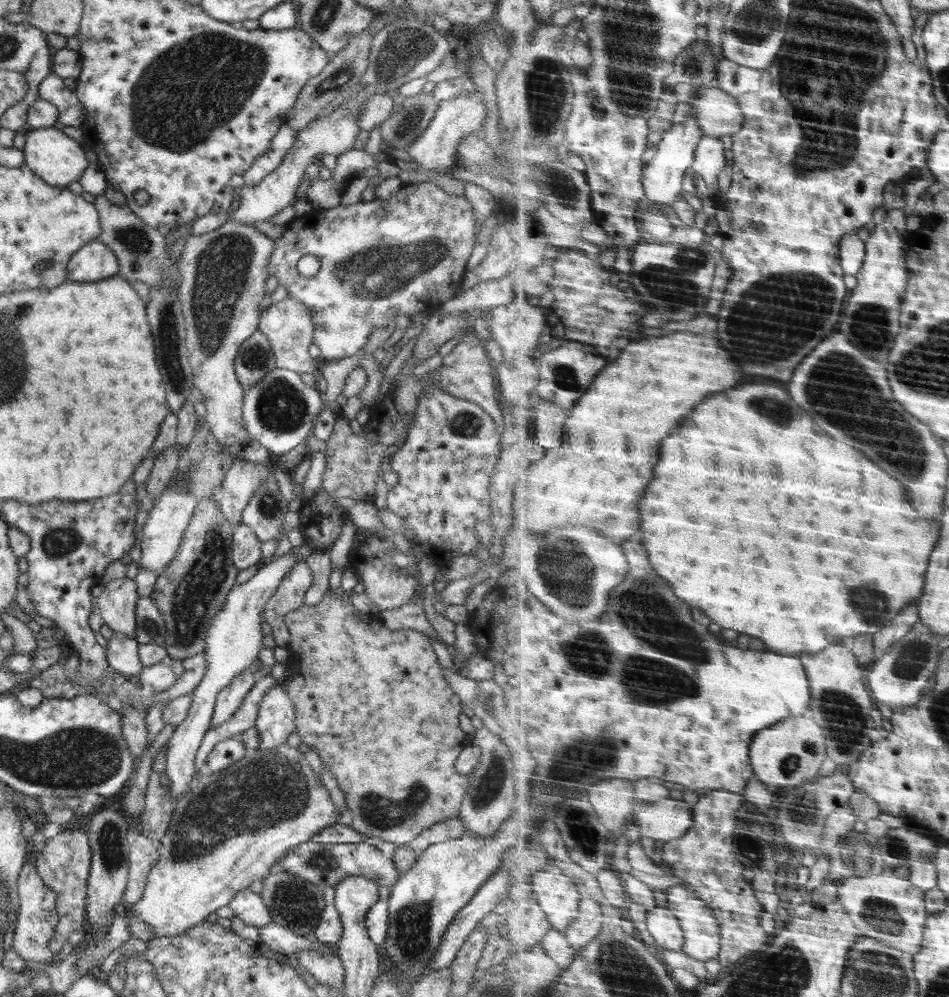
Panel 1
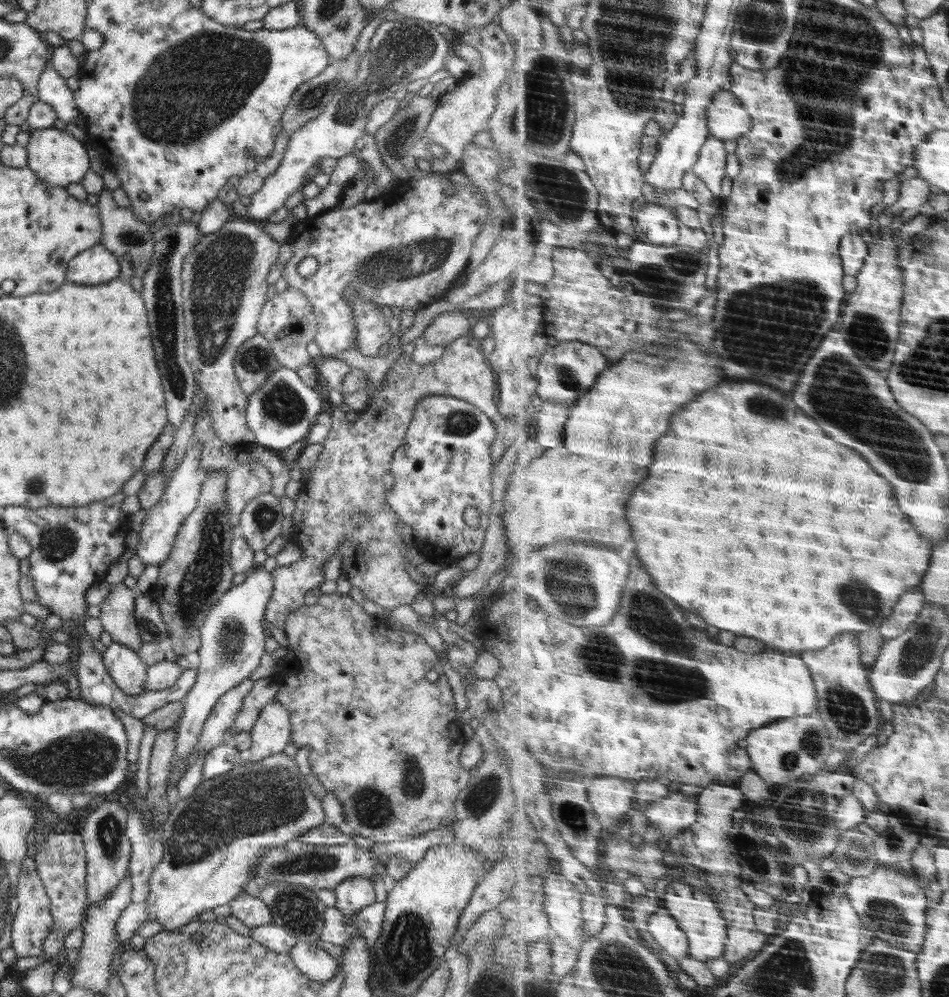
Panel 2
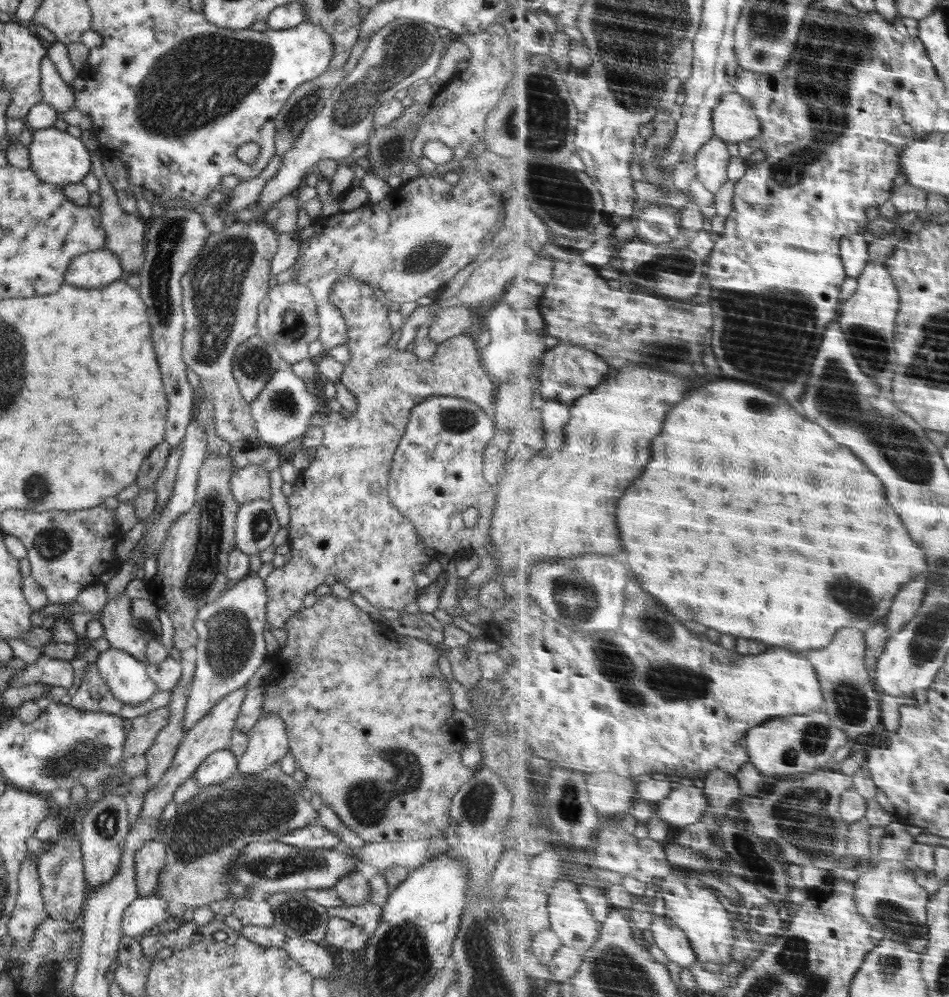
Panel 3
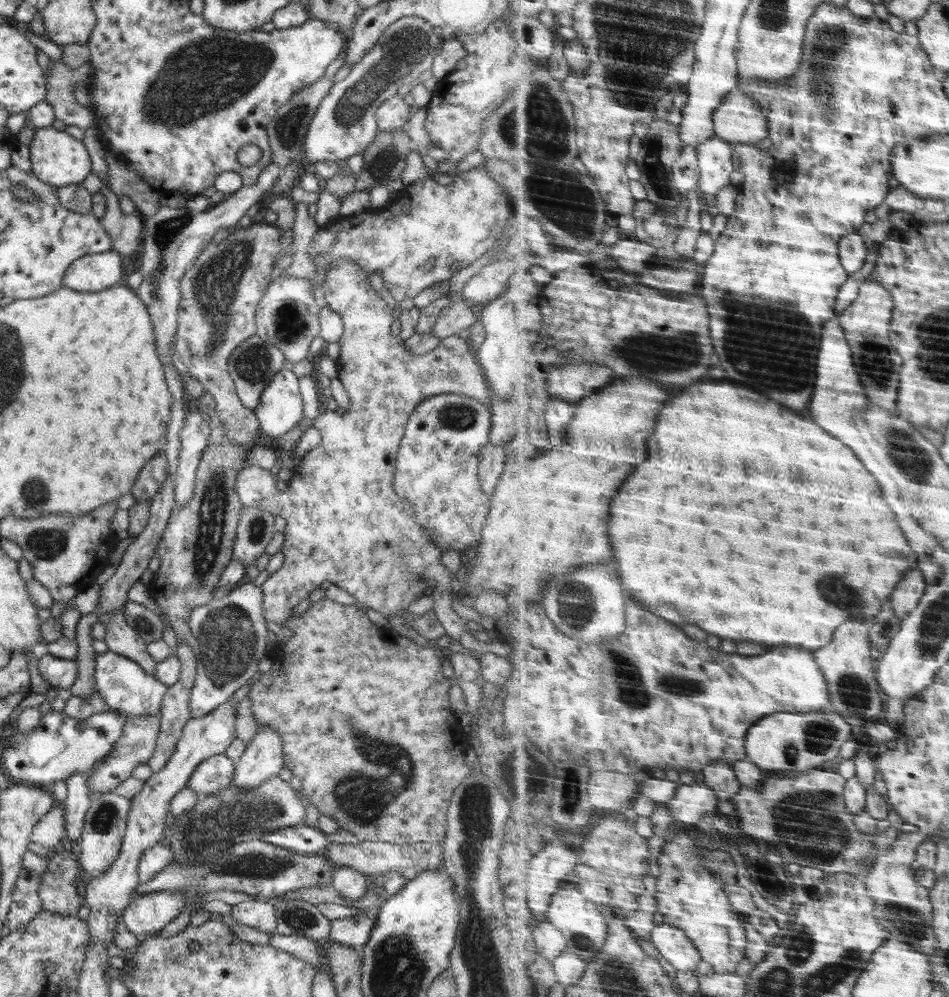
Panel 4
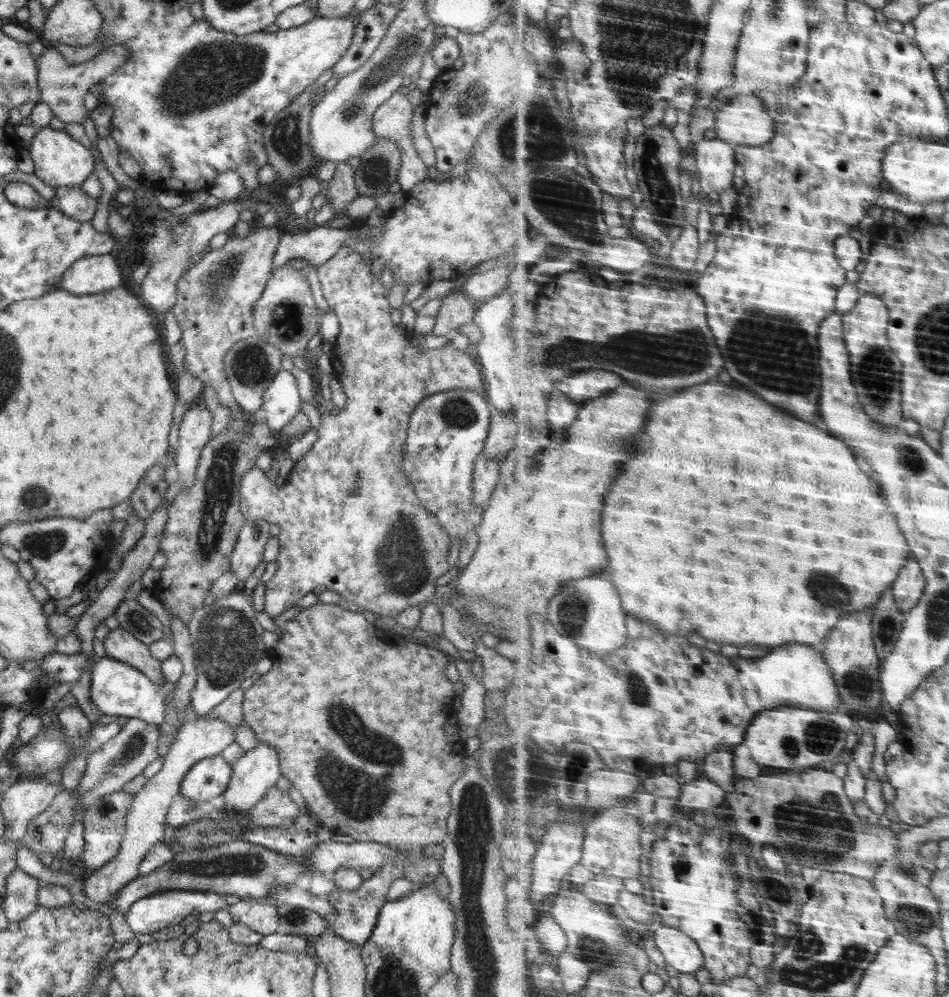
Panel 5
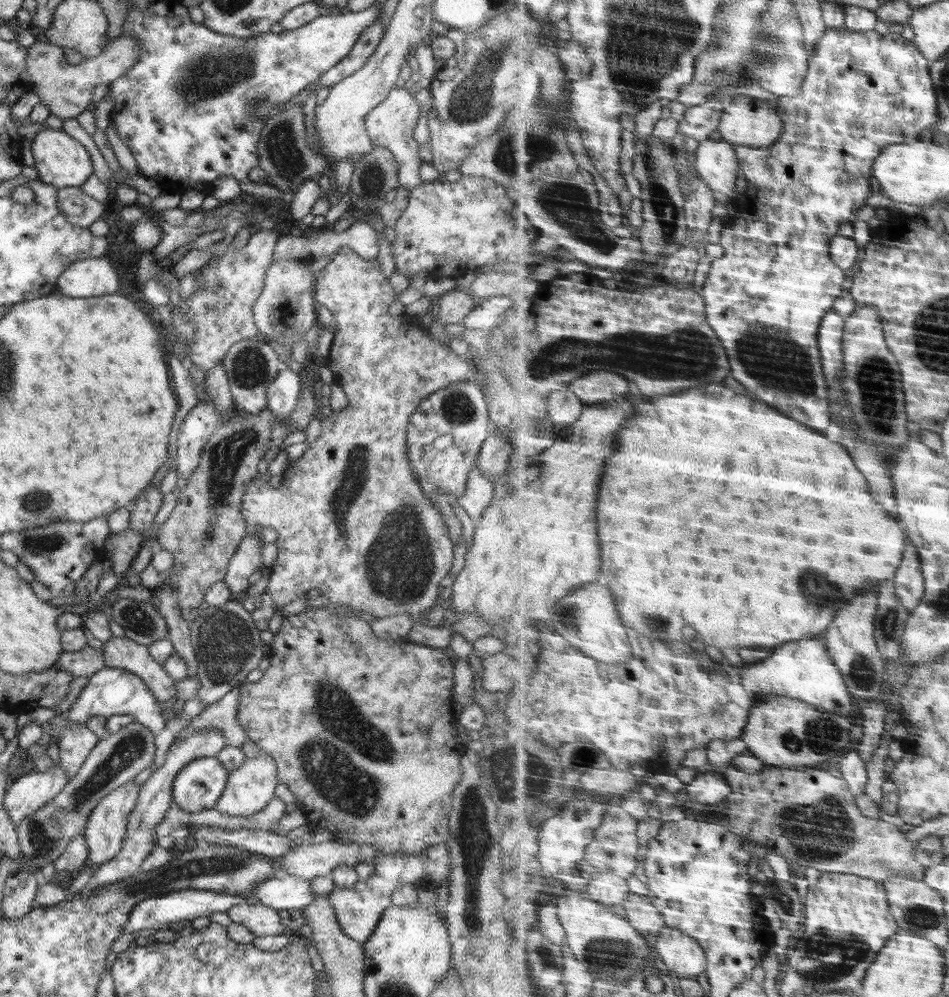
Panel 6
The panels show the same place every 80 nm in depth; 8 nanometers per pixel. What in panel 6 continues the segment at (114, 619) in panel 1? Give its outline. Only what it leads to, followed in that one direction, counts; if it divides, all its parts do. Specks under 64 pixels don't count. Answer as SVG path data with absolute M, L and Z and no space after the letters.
M126 636L112 637L104 643L103 655L106 667L130 671L144 681L150 692L157 697L166 721L176 717L172 712L172 706L177 700L175 681L166 674L158 661L152 659L148 647Z

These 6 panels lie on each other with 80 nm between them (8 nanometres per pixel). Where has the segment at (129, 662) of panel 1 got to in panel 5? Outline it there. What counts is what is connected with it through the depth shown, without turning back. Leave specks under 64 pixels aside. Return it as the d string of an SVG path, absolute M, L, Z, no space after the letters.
M105 656L104 658L99 658L95 662L94 668L92 668L90 700L103 714L138 718L159 727L166 720L166 701L176 687L177 682L158 685L129 664L124 664Z

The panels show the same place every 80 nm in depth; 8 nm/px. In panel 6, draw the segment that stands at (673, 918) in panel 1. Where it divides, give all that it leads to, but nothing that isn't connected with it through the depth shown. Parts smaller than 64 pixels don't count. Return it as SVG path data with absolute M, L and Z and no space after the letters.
M667 925L654 942L656 952L680 979L696 979L707 972L709 956L697 938Z

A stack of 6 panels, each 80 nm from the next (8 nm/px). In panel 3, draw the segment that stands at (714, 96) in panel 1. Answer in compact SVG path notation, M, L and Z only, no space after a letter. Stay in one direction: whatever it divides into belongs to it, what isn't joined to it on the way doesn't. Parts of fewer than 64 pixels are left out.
M736 91L725 94L714 109L715 137L740 144L762 133L762 121L750 99Z

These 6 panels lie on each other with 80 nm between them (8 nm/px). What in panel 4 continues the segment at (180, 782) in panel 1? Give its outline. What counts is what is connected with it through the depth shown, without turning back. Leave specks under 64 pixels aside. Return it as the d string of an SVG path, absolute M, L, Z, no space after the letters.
M248 579L231 589L228 594L212 599L205 606L198 606L192 611L189 621L190 631L196 642L192 645L196 660L197 674L194 687L190 690L191 718L198 718L208 714L211 710L224 704L236 690L247 685L258 671L258 661L267 656L268 629L264 612L263 590Z

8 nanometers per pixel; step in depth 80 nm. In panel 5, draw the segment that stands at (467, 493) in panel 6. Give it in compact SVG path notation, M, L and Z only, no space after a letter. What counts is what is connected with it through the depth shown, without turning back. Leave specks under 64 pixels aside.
M481 452L473 468L473 495L475 506L487 507L500 478L500 460L492 460Z

